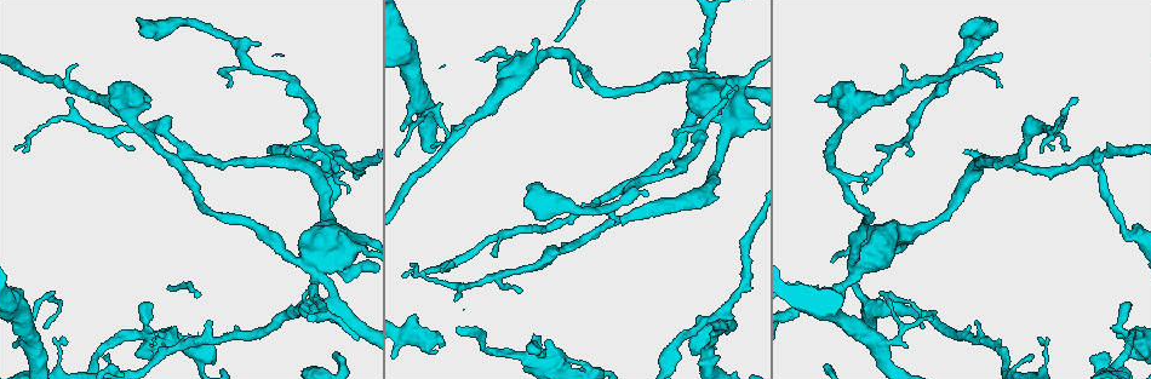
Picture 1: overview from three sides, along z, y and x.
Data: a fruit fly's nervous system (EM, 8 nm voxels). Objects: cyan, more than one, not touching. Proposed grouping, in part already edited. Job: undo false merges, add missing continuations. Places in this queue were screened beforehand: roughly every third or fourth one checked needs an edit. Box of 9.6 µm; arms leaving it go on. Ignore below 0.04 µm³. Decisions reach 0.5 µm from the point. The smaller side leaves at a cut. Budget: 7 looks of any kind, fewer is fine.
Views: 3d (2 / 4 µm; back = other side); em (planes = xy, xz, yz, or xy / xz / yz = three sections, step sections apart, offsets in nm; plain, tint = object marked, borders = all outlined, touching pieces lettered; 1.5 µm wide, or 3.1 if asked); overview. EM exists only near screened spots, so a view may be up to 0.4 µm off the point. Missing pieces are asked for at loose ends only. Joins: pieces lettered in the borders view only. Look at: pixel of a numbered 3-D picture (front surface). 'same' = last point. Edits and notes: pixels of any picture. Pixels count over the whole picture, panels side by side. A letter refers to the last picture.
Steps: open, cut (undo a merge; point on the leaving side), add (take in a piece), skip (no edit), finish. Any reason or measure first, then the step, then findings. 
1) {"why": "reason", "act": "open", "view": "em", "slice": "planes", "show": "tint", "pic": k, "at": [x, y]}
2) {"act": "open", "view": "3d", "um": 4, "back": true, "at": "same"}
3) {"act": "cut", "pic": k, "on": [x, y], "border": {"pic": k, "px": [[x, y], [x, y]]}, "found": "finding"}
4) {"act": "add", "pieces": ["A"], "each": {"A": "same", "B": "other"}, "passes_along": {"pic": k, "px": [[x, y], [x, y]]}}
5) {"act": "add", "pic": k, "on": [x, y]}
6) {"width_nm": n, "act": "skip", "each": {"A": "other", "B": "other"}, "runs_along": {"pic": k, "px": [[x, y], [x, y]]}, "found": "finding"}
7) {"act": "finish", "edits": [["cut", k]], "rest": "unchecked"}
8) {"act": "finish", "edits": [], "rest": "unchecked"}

{"why": "an open end", "act": "open", "view": "em", "slice": "planes", "show": "tint", "pic": 1, "at": [452, 260]}

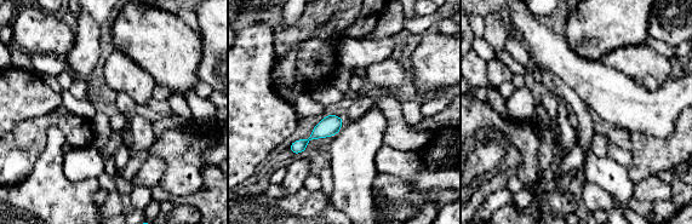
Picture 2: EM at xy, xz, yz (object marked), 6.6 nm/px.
{"act": "open", "view": "em", "slice": "planes", "show": "borders", "at": "same"}

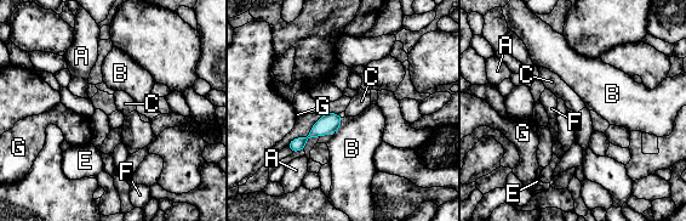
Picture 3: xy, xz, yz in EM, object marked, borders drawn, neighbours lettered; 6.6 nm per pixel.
{"width_nm": 130, "act": "skip", "each": {"A": "other", "B": "other", "C": "other", "E": "other", "F": "other", "G": "other"}, "runs_along": {"pic": 3, "px": [[338, 119], [321, 126], [292, 146]]}, "found": "no lettered piece goes on from it"}

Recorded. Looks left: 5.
{"why": "tapers out", "act": "open", "view": "3d", "um": 4, "back": true, "pic": 1, "at": [403, 274]}

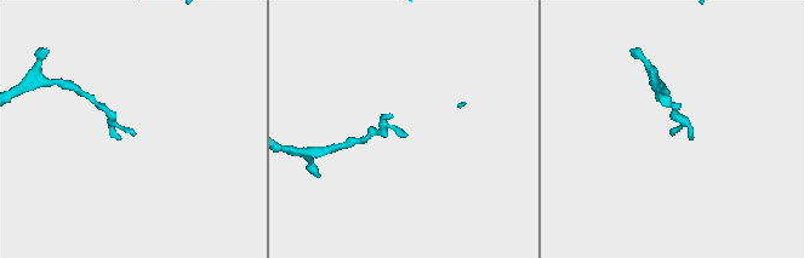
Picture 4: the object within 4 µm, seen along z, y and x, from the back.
{"why": "shape alone is not enough", "act": "open", "view": "em", "slice": "planes", "show": "plain", "pic": 4, "at": [672, 135]}

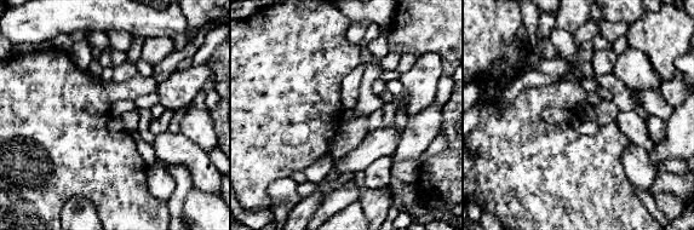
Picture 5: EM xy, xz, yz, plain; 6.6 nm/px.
{"why": "see the neighbours", "act": "open", "view": "em", "slice": "planes", "show": "borders", "at": "same"}

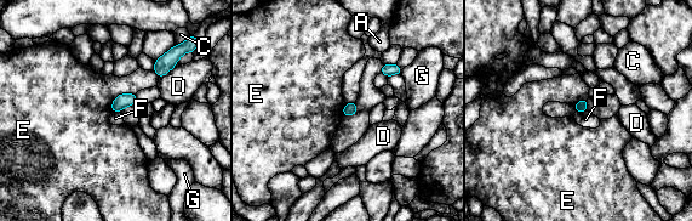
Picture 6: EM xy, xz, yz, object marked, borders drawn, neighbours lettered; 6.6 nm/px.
{"act": "skip", "each": {"A": "other", "C": "other", "D": "other", "E": "other", "F": "other", "G": "other"}, "border": {"pic": 6, "px": [[576, 111], [585, 112]]}, "found": "none of them fits"}

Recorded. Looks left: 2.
{"why": "branch stops here", "act": "open", "view": "em", "slice": "planes", "show": "borders", "pic": 1, "at": [1101, 352]}

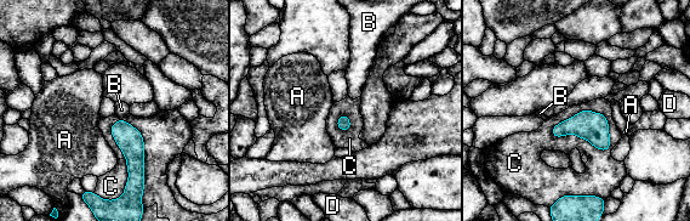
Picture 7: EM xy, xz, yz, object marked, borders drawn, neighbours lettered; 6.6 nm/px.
{"act": "skip", "each": {"A": "other", "B": "other", "C": "other", "D": "other"}, "border": {"pic": 7, "px": [[551, 132], [610, 147]]}, "found": "none of them fits"}

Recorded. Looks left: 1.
{"act": "finish", "edits": [], "rest": "unchecked"}

